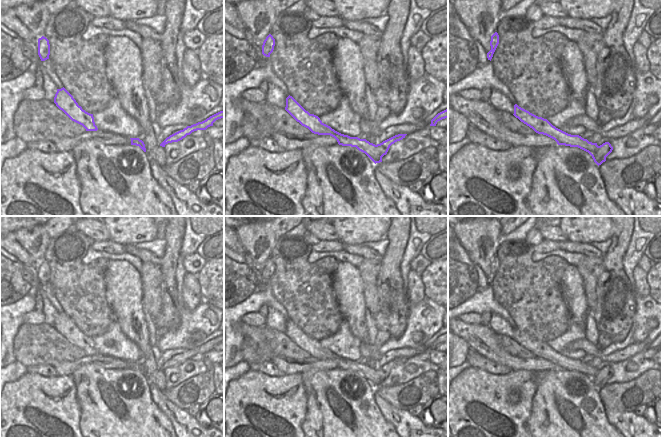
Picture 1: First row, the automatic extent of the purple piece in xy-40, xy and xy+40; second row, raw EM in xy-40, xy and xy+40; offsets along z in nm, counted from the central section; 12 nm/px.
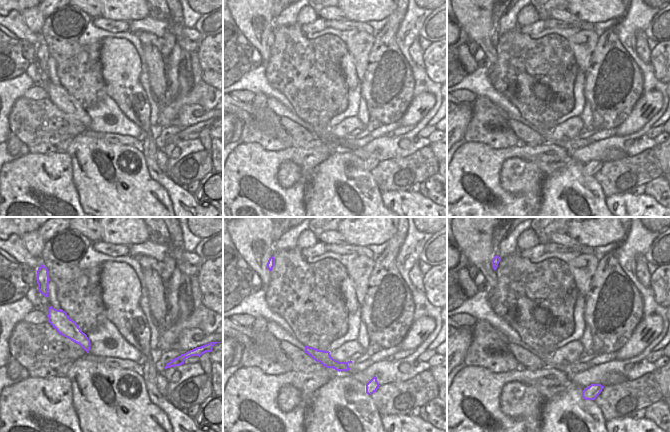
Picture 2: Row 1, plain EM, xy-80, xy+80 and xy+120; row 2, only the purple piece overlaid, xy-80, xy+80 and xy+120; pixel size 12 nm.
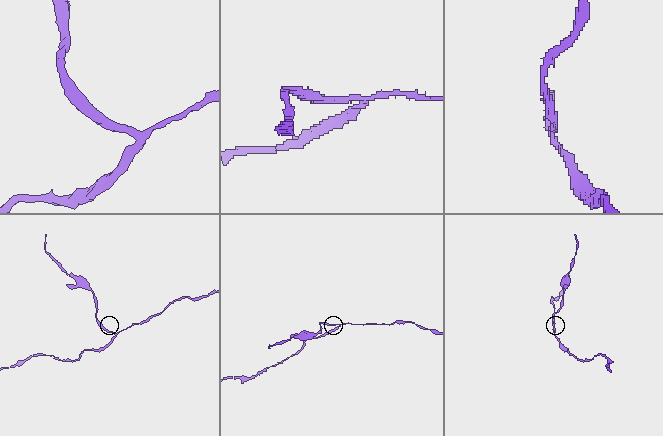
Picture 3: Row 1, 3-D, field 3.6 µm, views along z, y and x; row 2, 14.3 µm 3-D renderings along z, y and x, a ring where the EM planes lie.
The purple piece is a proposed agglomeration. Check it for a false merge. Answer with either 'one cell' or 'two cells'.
two cells

